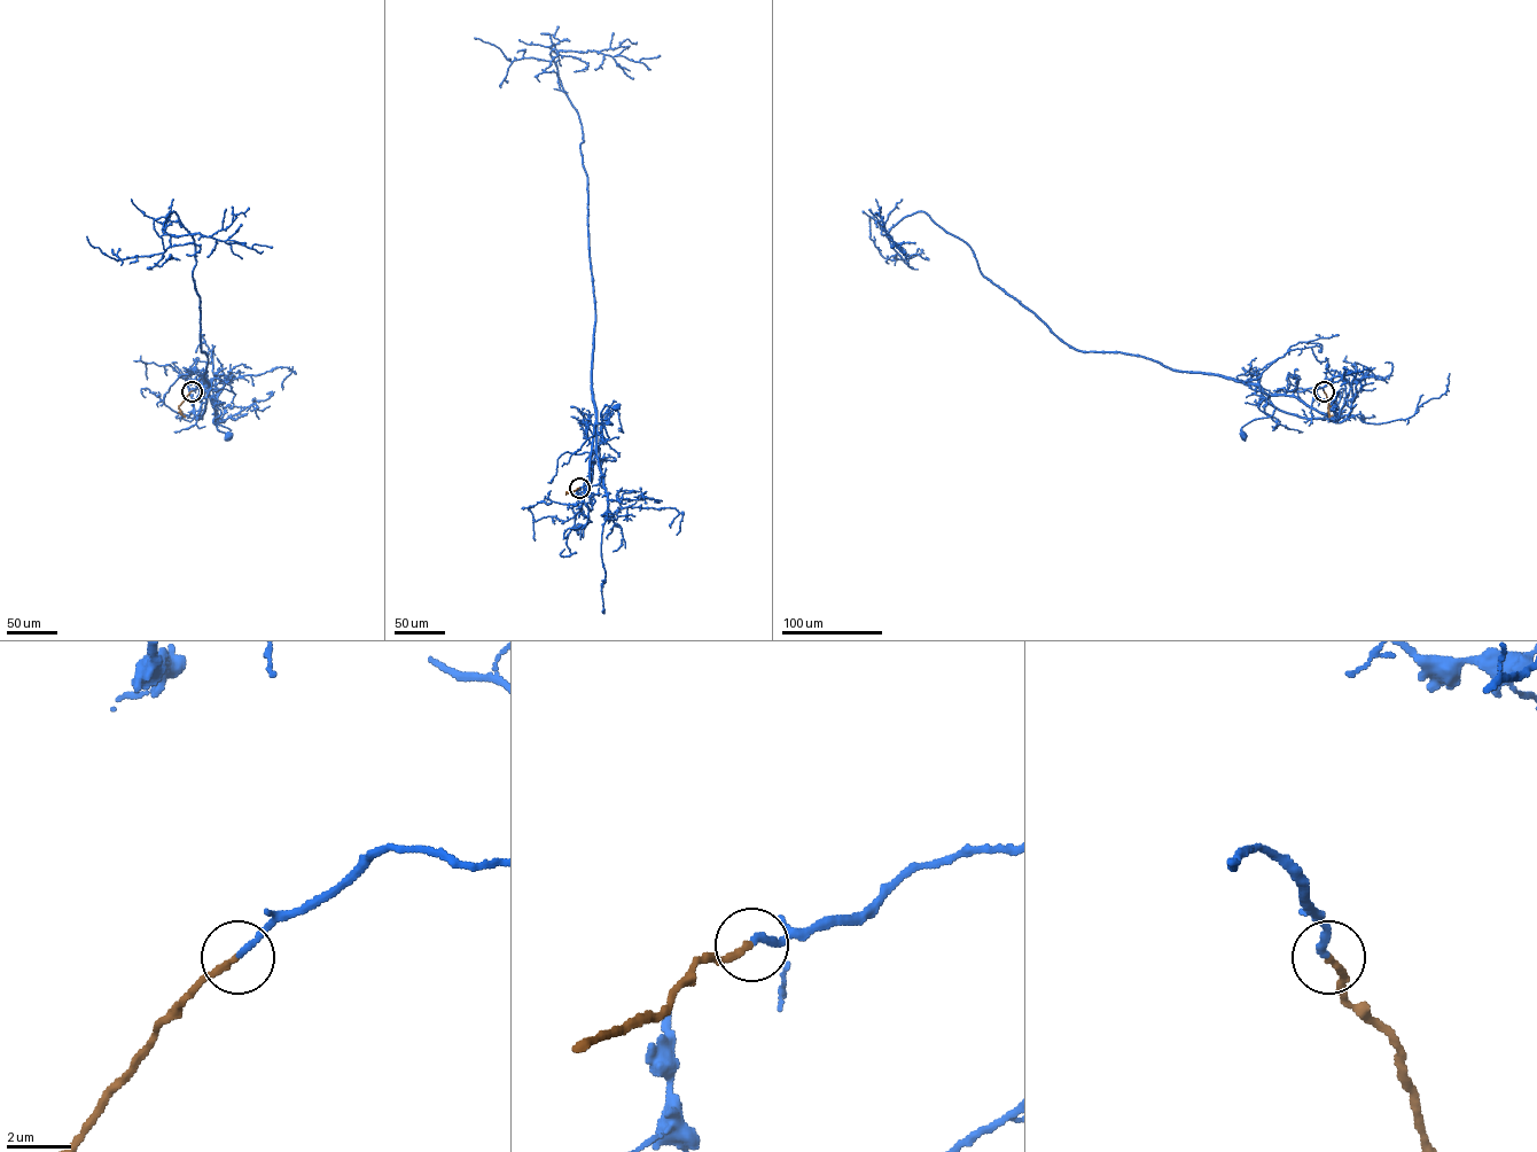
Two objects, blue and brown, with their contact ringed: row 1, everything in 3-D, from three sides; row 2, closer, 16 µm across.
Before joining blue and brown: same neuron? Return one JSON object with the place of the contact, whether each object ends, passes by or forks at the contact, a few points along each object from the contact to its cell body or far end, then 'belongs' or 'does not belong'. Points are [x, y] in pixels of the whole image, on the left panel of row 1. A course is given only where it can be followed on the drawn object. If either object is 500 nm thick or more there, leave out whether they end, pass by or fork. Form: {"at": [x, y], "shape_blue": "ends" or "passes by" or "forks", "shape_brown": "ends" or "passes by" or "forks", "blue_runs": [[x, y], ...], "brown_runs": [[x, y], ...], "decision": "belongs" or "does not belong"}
{"at": [192, 391], "shape_blue": "ends", "shape_brown": "ends", "blue_runs": [[192, 390], [205, 389], [220, 411], [213, 422], [228, 435]], "brown_runs": [[192, 390], [178, 406], [185, 415]], "decision": "belongs"}

